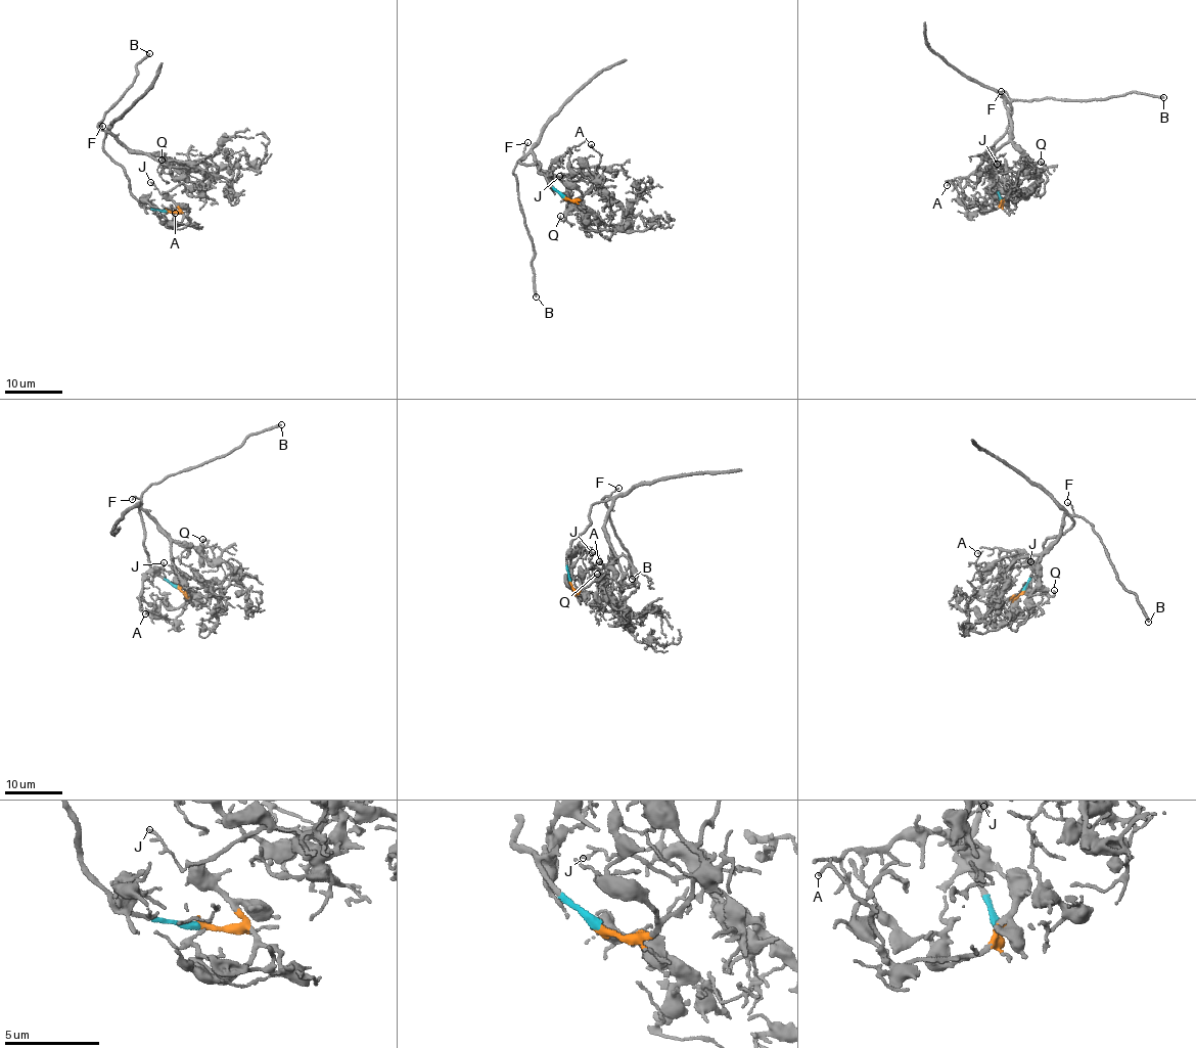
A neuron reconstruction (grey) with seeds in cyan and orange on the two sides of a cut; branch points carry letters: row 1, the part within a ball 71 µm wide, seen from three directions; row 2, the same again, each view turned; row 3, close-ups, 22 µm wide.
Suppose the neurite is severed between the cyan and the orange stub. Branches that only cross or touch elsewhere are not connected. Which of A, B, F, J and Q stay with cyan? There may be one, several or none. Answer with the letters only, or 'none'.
B, F, J, Q

